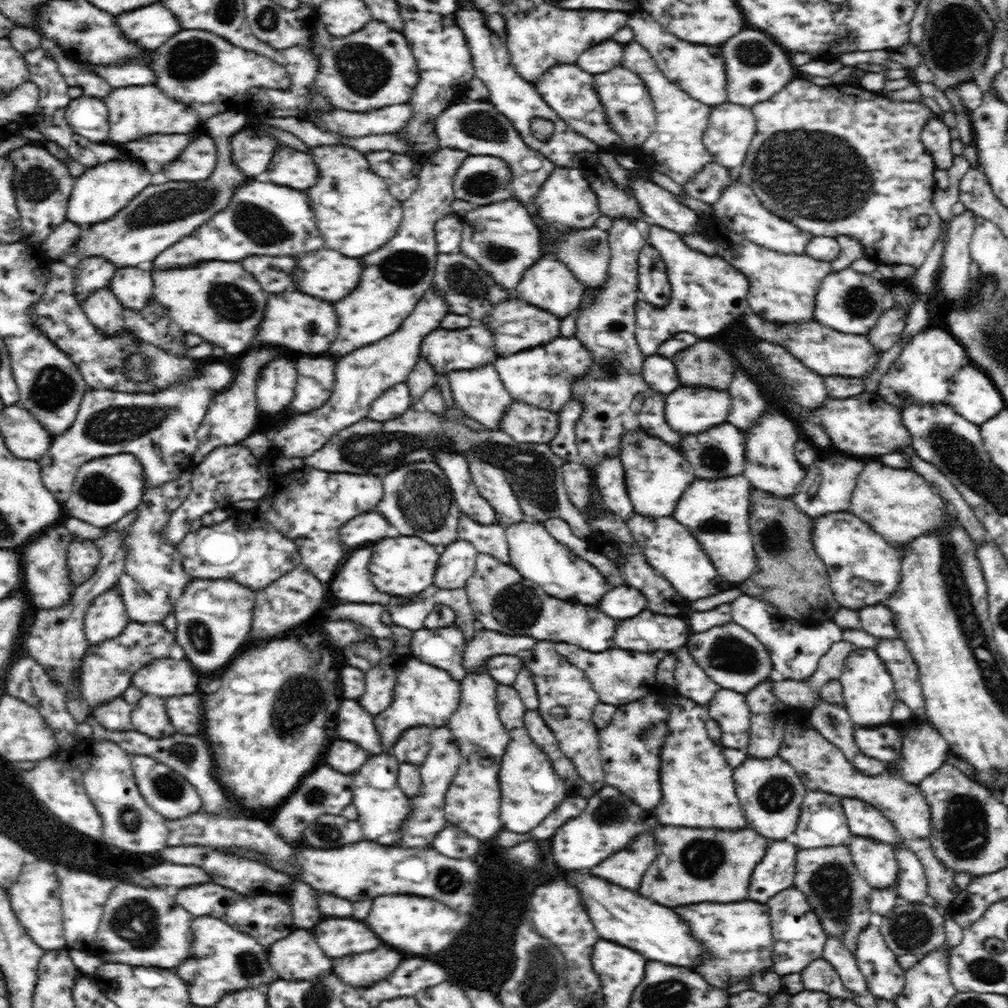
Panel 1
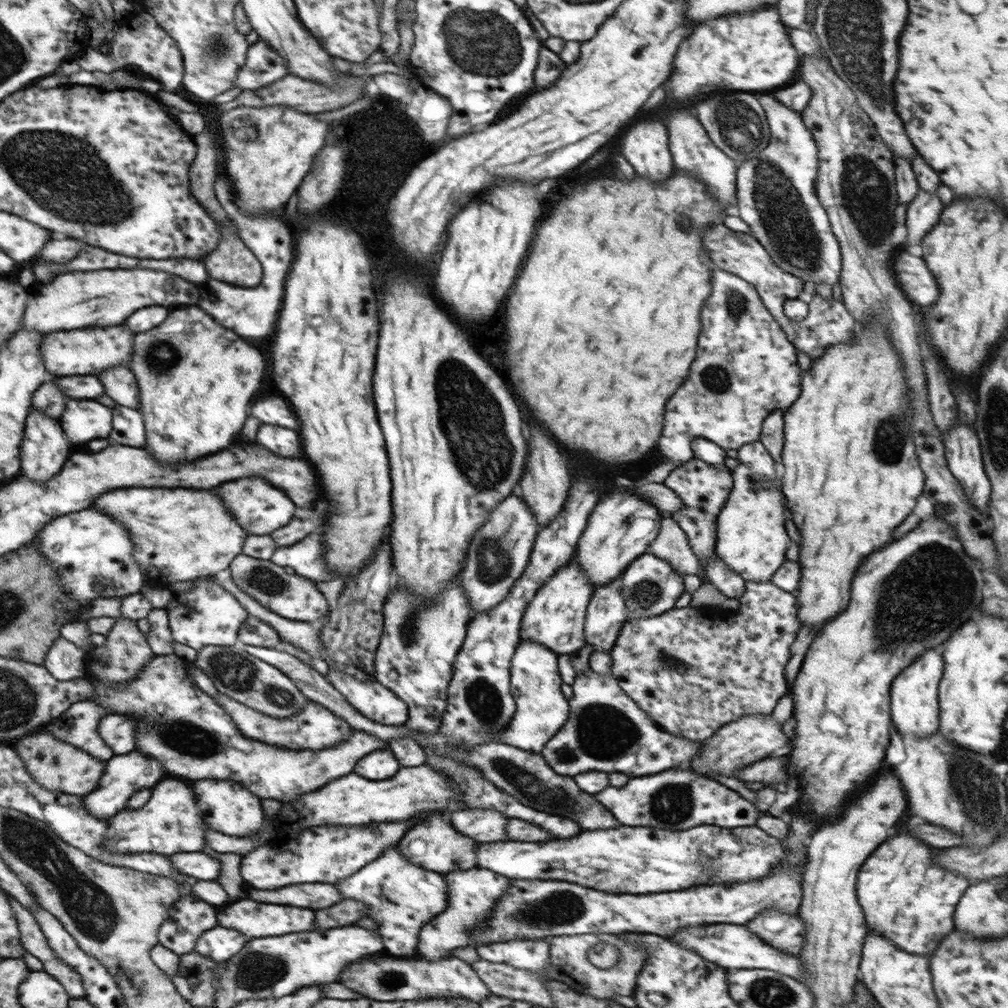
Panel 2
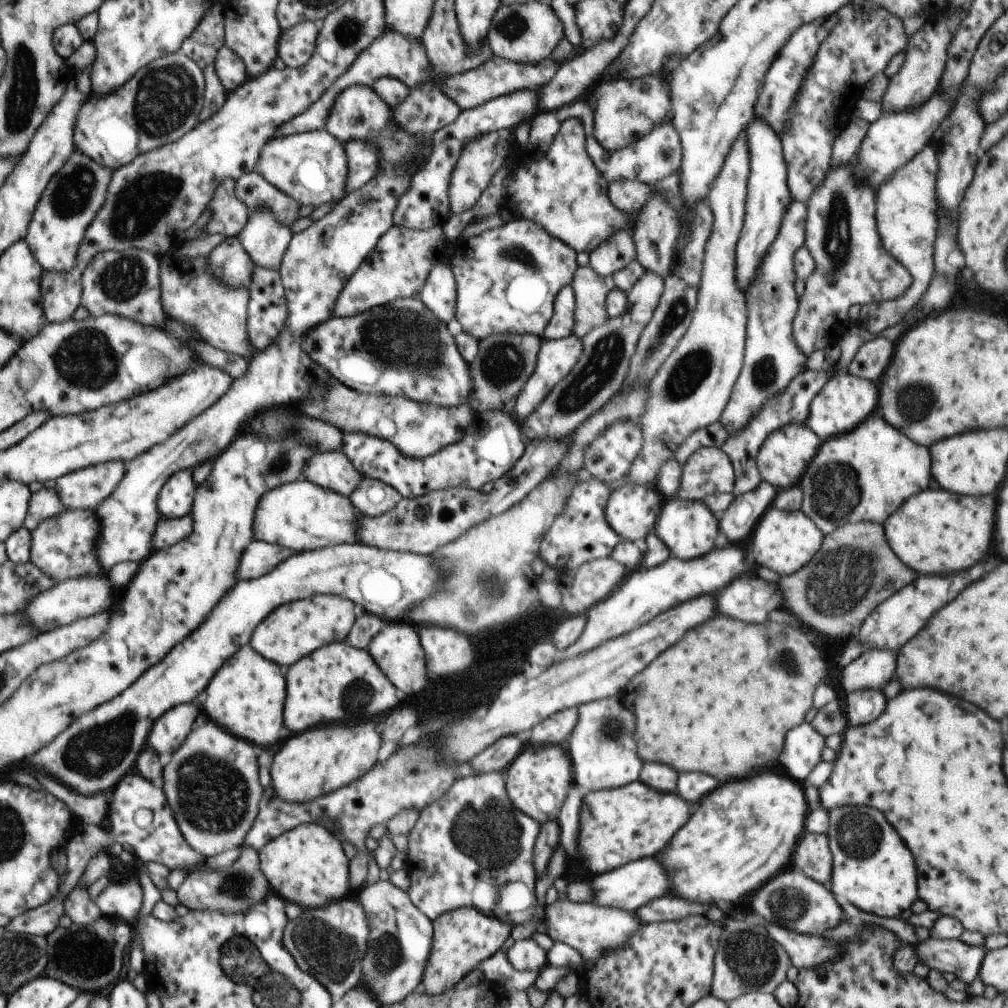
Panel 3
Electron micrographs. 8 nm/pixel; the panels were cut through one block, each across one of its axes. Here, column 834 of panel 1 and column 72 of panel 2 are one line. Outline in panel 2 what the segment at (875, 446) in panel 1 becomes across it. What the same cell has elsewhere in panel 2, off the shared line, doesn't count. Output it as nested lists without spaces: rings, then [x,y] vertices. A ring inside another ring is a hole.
[[[72,399],[68,401],[66,410],[63,412],[64,416],[60,416],[59,420],[64,420],[64,430],[67,436],[70,437],[71,445],[75,447],[83,446],[96,438],[109,438],[111,432],[114,430],[114,420],[112,416],[115,413],[112,408],[98,404],[97,400],[89,399]]]

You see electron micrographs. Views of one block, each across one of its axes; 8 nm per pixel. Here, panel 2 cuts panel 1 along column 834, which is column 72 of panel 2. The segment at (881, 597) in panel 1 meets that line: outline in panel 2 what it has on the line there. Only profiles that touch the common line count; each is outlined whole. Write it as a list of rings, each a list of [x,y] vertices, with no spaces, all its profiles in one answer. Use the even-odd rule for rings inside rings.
[[[90,507],[53,518],[35,534],[30,543],[39,545],[43,556],[58,569],[59,576],[62,577],[63,588],[67,588],[67,592],[73,595],[73,599],[79,600],[82,604],[90,603],[100,597],[138,593],[141,586],[146,584],[147,569],[135,560],[135,543],[130,529],[110,513],[103,512],[103,509]]]

